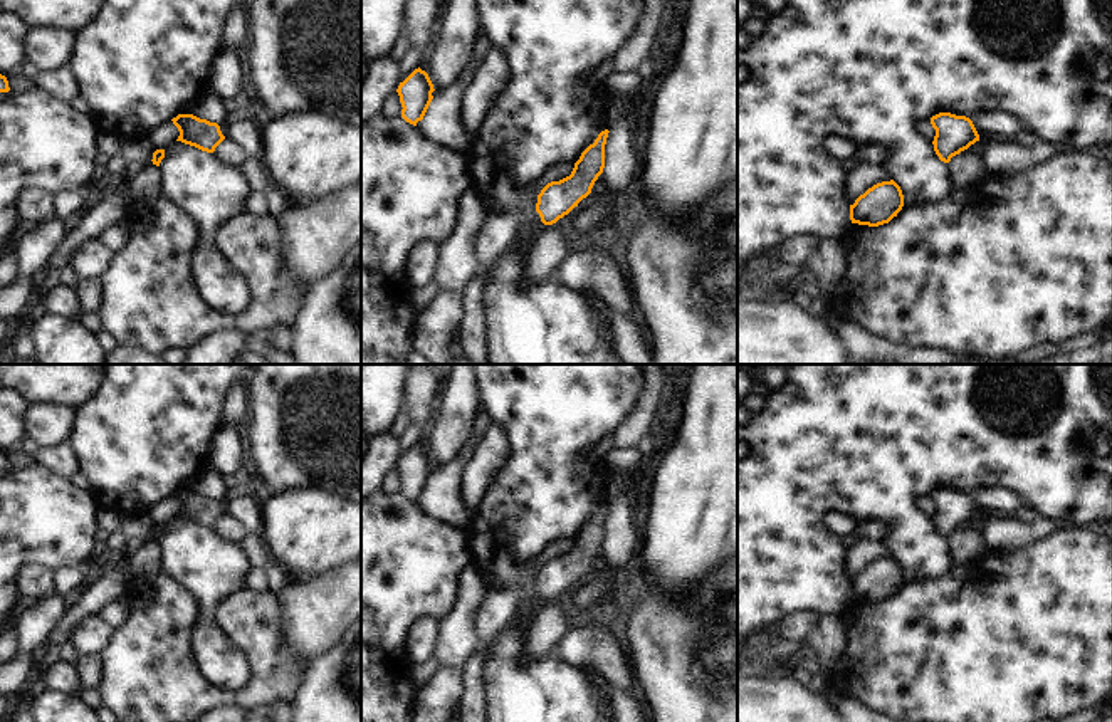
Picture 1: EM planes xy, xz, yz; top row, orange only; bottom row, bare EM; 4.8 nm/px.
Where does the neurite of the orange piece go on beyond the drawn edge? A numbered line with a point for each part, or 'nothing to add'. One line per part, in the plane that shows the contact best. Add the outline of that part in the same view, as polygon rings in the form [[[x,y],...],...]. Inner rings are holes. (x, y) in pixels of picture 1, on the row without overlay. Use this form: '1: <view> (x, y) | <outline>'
nothing to add

